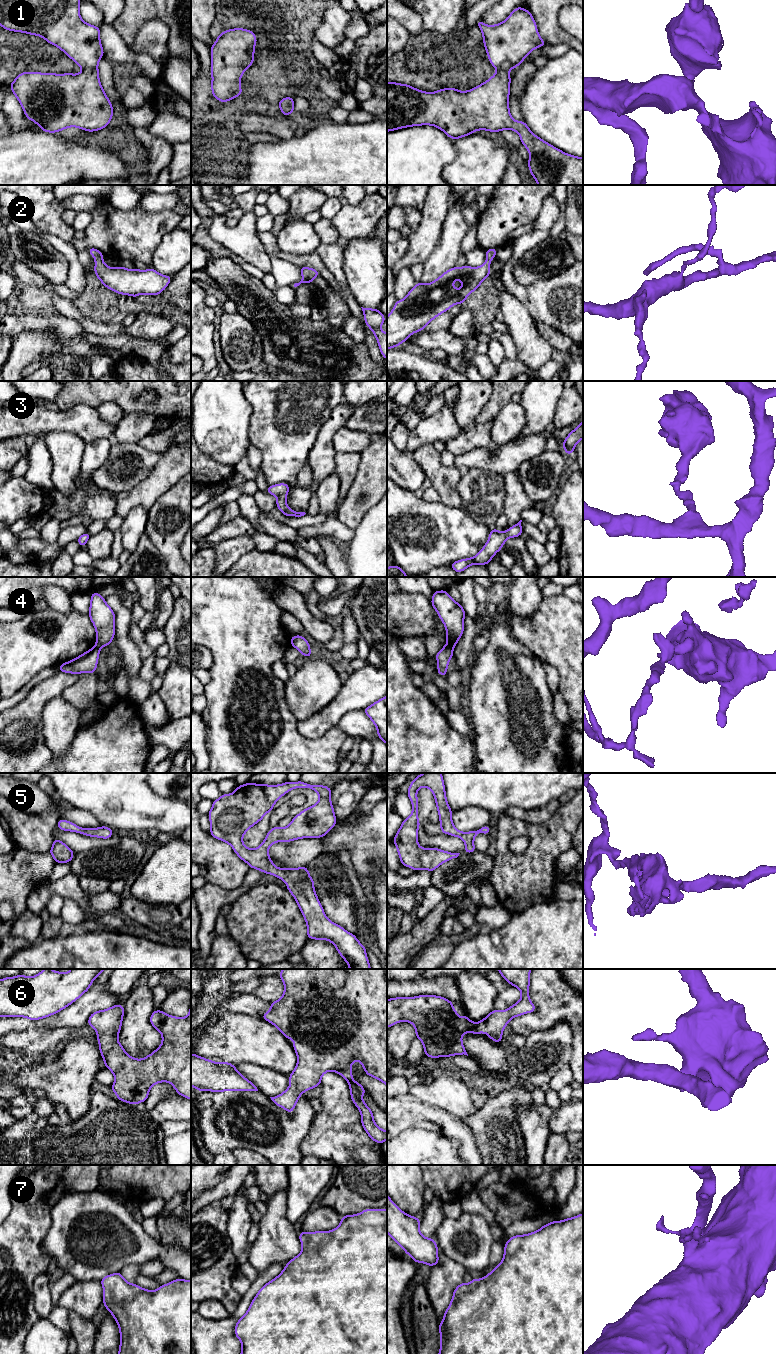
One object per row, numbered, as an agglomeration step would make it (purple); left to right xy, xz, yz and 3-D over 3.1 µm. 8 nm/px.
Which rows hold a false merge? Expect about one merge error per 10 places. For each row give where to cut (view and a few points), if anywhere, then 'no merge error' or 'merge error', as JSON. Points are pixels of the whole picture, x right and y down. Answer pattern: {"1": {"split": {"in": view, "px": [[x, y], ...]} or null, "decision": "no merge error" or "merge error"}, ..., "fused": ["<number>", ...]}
{"1": {"split": null, "decision": "no merge error"}, "2": {"split": null, "decision": "no merge error"}, "3": {"split": null, "decision": "no merge error"}, "4": {"split": {"in": "yz", "px": [[446, 643], [452, 649]]}, "decision": "merge error"}, "5": {"split": null, "decision": "no merge error"}, "6": {"split": null, "decision": "no merge error"}, "7": {"split": null, "decision": "no merge error"}, "fused": ["4"]}

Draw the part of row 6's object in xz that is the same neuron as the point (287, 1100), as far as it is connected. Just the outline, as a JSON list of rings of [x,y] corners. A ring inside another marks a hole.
[[[282,969],[278,976],[284,983],[283,996],[271,1002],[270,1010],[262,1018],[277,1027],[286,1039],[293,1039],[297,1065],[289,1075],[290,1086],[280,1095],[270,1097],[271,1100],[292,1114],[305,1091],[320,1086],[324,1073],[336,1072],[349,1084],[351,1099],[361,1113],[364,1130],[373,1141],[381,1145],[387,1140],[387,1131],[376,1125],[371,1109],[362,1099],[362,1095],[367,1092],[353,1080],[351,1066],[358,1060],[368,1076],[387,1086],[387,969]]]

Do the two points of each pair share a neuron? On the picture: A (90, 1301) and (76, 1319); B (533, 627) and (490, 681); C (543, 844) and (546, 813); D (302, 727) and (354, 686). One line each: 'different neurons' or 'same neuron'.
A: different neurons
B: different neurons
C: different neurons
D: same neuron

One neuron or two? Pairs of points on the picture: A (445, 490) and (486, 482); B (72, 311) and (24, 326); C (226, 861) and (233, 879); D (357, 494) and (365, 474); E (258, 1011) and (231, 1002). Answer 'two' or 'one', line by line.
A: two
B: two
C: one
D: one
E: one

